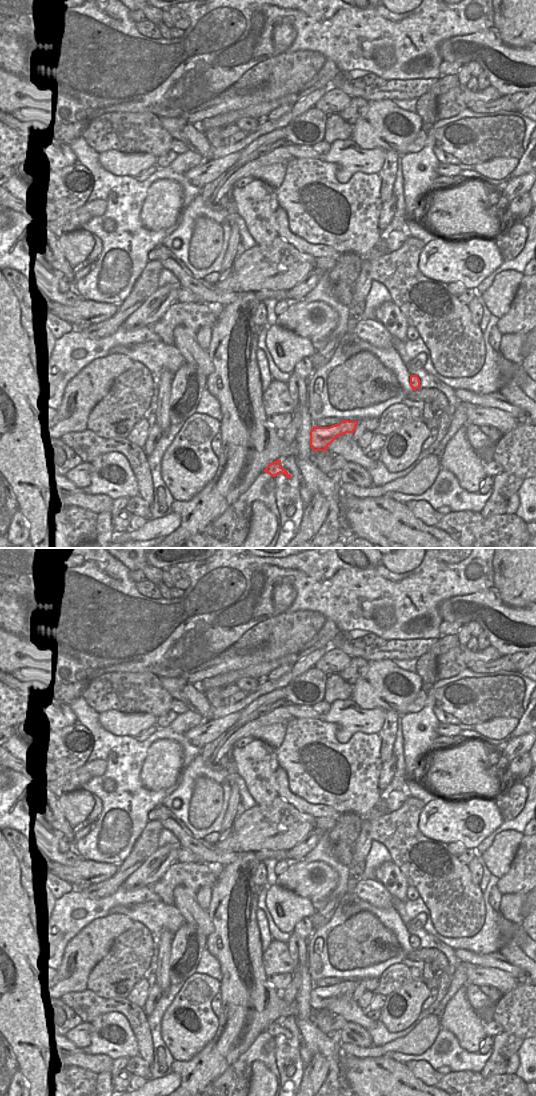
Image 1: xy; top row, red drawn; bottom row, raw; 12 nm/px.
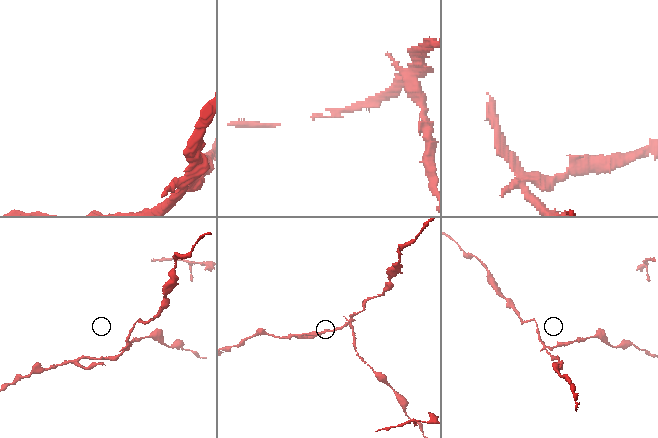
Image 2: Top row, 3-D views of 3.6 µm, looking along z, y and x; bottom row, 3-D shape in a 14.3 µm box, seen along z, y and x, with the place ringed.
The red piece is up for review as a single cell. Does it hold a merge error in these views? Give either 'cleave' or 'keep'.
cleave

